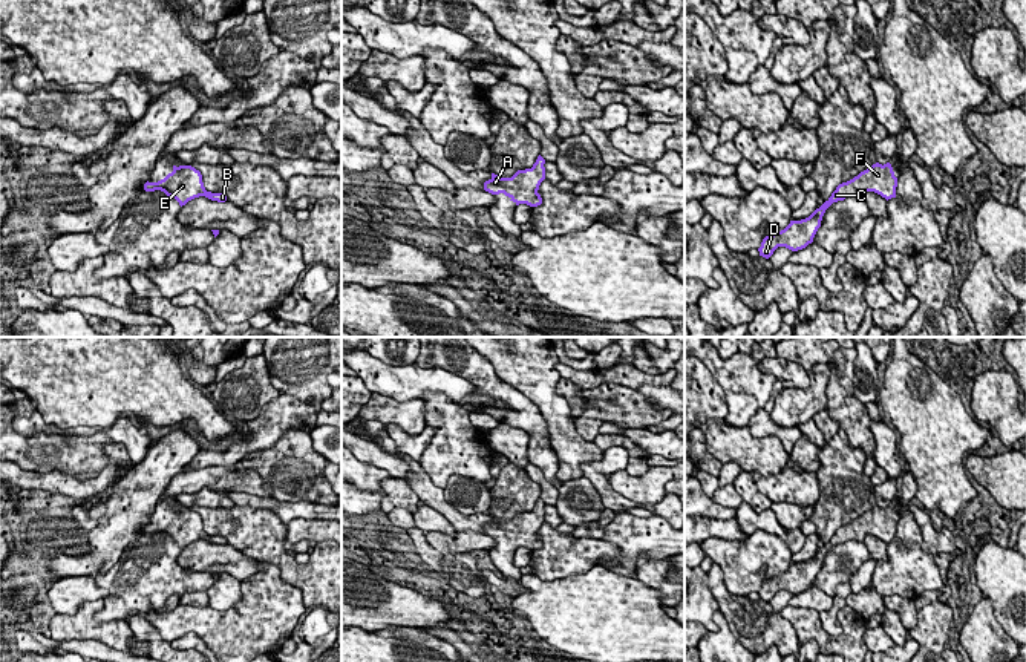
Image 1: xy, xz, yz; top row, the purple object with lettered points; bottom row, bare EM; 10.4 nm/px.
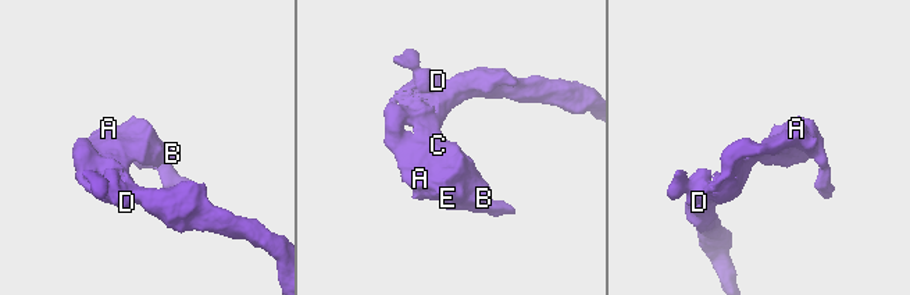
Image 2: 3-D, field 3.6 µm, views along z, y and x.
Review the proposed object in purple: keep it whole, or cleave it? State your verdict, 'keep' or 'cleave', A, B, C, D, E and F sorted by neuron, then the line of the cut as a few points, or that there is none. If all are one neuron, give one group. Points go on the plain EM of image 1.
keep | A B C D E F | no cut

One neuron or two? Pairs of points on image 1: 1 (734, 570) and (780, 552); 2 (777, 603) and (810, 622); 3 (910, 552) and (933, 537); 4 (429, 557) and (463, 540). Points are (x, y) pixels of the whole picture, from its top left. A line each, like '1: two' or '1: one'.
1: one
2: two
3: two
4: two

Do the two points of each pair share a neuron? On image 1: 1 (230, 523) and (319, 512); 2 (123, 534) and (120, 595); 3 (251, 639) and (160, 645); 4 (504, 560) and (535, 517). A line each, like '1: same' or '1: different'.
1: different
2: different
3: different
4: same

